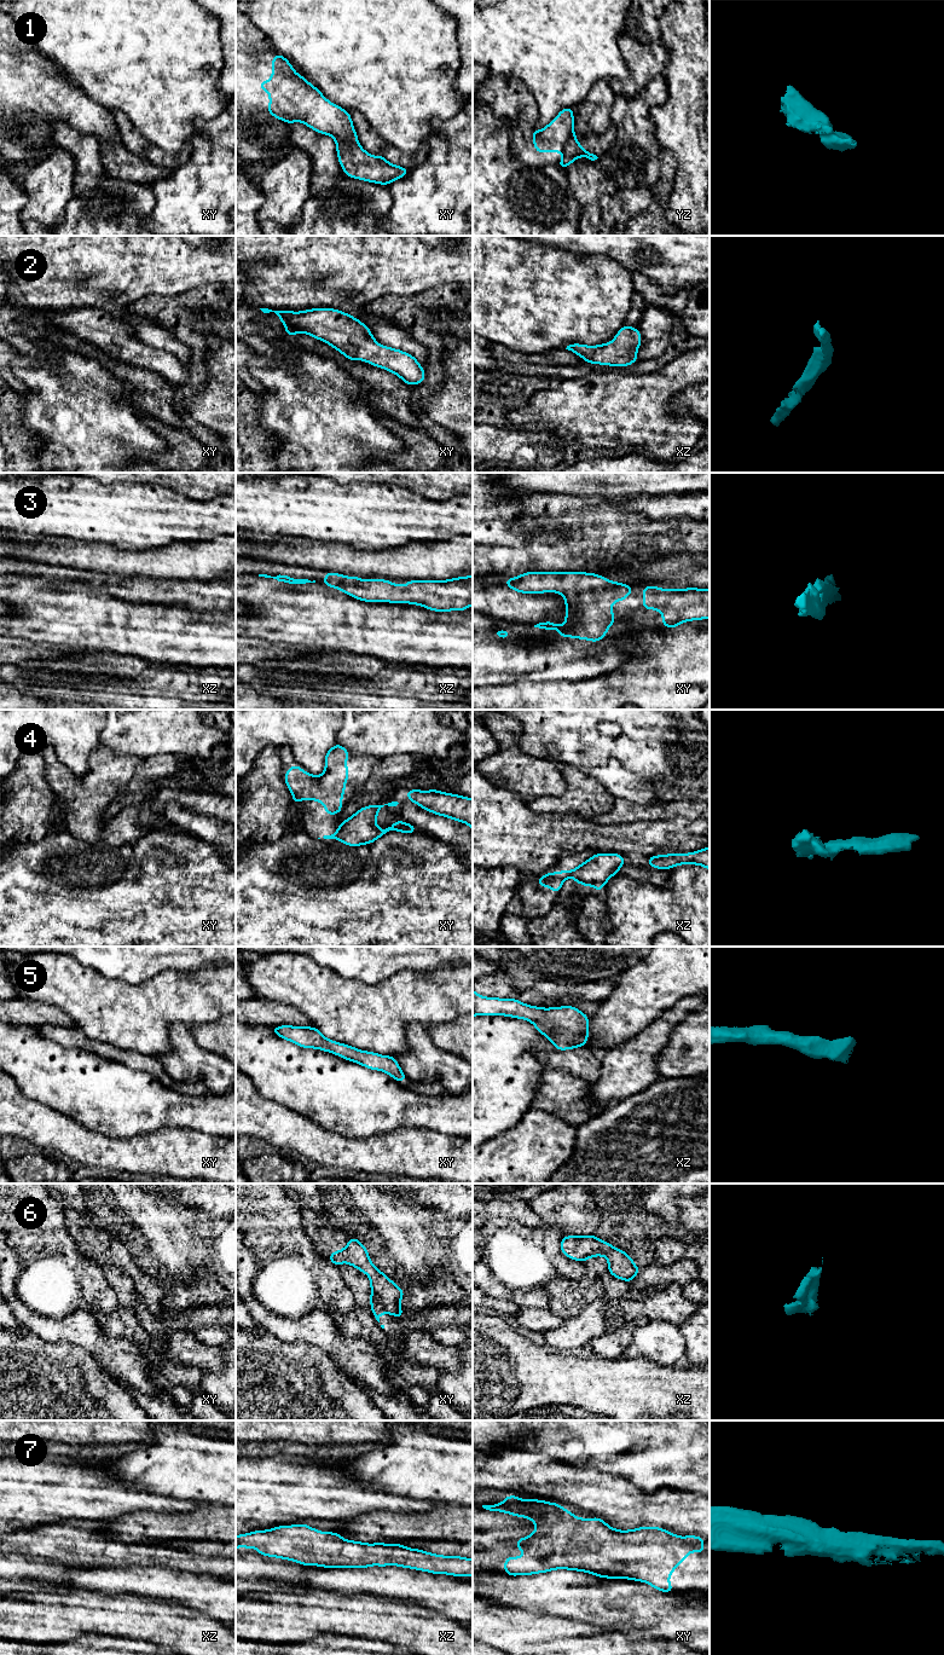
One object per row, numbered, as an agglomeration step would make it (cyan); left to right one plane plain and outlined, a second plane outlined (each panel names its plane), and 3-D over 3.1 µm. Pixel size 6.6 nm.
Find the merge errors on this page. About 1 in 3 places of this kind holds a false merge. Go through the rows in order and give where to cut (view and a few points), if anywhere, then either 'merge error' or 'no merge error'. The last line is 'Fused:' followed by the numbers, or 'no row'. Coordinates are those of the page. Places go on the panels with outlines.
1: cut xy (336, 143), (358, 145); merge error
2: cut none; no merge error
3: cut none; no merge error
4: cut xy (342, 823), (336, 837); merge error
5: cut none; no merge error
6: cut none; no merge error
7: cut none; no merge error
Fused: 1, 4

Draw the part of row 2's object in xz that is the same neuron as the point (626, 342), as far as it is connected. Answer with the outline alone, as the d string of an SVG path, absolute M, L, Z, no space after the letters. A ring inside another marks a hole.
M624 325L610 343L585 346L572 343L566 349L574 352L589 364L610 366L629 366L637 360L637 349L641 347L641 332L637 328Z

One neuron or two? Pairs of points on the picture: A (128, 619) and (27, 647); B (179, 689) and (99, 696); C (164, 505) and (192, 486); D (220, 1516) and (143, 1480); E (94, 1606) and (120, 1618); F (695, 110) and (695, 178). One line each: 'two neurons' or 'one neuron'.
A: two neurons
B: one neuron
C: two neurons
D: two neurons
E: one neuron
F: one neuron

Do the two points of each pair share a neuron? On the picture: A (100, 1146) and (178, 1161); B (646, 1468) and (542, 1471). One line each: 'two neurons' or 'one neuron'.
A: one neuron
B: two neurons

